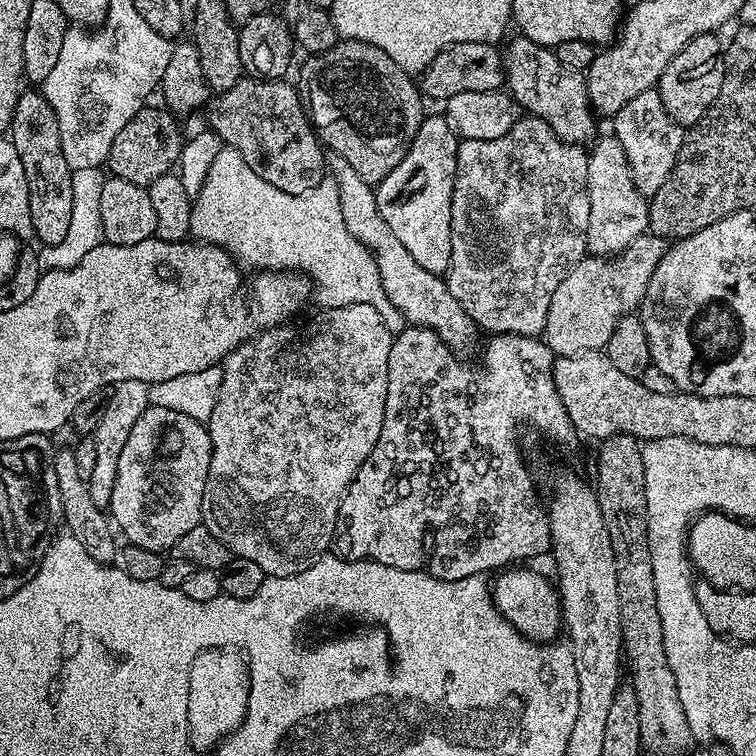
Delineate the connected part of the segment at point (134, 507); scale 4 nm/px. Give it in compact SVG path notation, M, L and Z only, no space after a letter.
M149 406L142 418L134 422L134 430L130 430L130 438L126 446L122 446L122 454L118 454L118 478L110 505L111 519L119 531L120 528L124 531L123 539L127 543L163 553L164 548L175 549L178 538L182 538L186 530L197 528L204 514L204 491L211 453L207 427L199 420L186 418L186 414L178 414L178 410Z

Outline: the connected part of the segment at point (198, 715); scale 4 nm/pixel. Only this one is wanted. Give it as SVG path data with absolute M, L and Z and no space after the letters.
M226 648L199 652L188 667L186 722L188 738L197 750L211 750L240 728L248 712L248 666L243 655Z

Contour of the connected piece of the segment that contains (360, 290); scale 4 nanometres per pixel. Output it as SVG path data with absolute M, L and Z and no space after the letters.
M224 146L214 158L204 179L203 200L204 224L193 223L191 230L191 235L197 241L224 249L225 252L230 253L237 264L245 269L297 271L307 276L314 285L314 300L320 303L321 309L351 304L369 304L374 306L374 310L378 310L382 322L394 334L405 327L404 317L390 302L382 286L382 278L378 274L375 258L372 257L365 244L359 244L354 234L346 230L346 222L342 222L340 191L335 180L325 178L315 192L310 192L306 196L291 196L278 190L278 186L270 186L270 182L258 178L258 174L254 174L250 166L246 166L238 150Z

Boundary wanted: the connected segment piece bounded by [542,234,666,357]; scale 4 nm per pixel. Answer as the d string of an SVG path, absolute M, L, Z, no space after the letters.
M645 234L634 238L623 252L610 257L585 255L558 282L550 310L546 310L546 326L542 339L557 356L576 356L580 352L594 352L610 342L610 336L624 316L631 316L644 302L646 286L662 262L666 241L661 236Z

